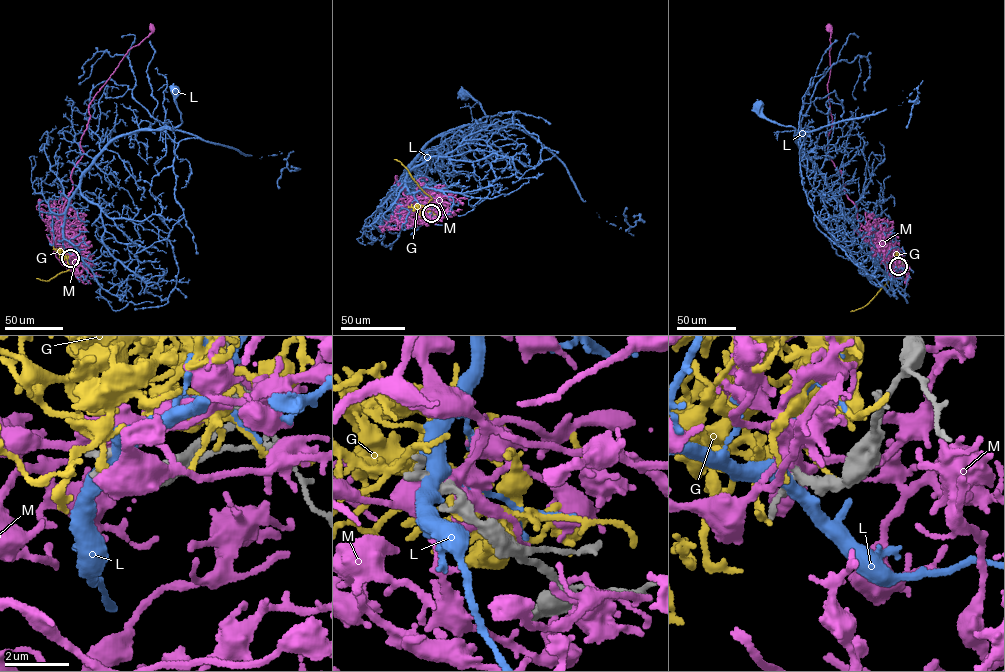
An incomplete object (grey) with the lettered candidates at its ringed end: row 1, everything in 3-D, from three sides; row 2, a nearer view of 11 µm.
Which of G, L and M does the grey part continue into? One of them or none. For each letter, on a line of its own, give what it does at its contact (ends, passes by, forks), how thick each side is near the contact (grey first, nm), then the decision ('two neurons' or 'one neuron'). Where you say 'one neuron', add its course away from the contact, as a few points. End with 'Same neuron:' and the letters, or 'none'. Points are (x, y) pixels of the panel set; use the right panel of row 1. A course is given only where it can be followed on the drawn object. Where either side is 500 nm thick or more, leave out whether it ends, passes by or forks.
G: it ends | 340/130 nm | two neurons
L: it forks | 240/400 nm | two neurons
M: it forks | 200/440 nm | two neurons
Same neuron: none

